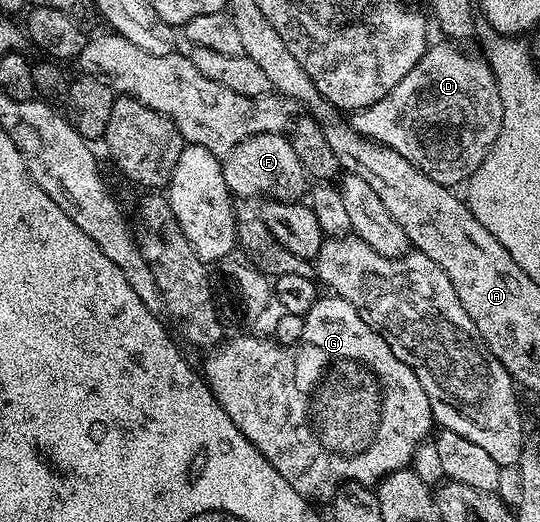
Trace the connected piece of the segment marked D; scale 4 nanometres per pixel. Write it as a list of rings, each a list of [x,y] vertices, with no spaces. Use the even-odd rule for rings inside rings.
[[[454,42],[441,43],[431,43],[420,62],[416,62],[380,102],[353,113],[352,127],[374,143],[391,148],[400,158],[408,158],[408,162],[412,162],[416,170],[424,170],[432,182],[458,186],[469,180],[480,162],[484,162],[488,150],[492,150],[496,134],[500,134],[500,122],[504,122],[504,102],[500,102],[500,86],[490,65],[481,55],[469,56]]]

